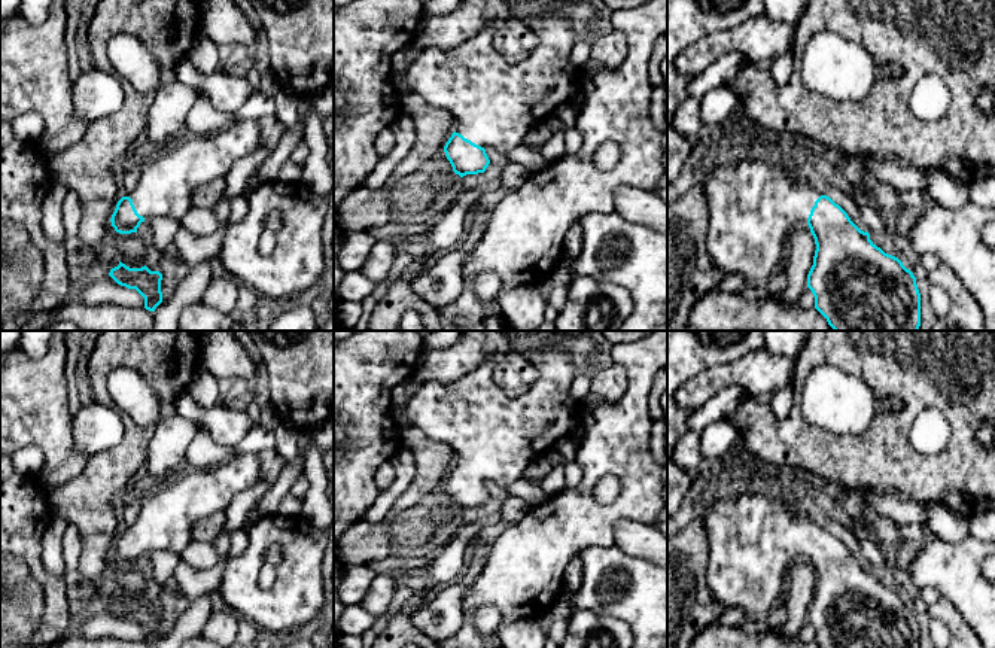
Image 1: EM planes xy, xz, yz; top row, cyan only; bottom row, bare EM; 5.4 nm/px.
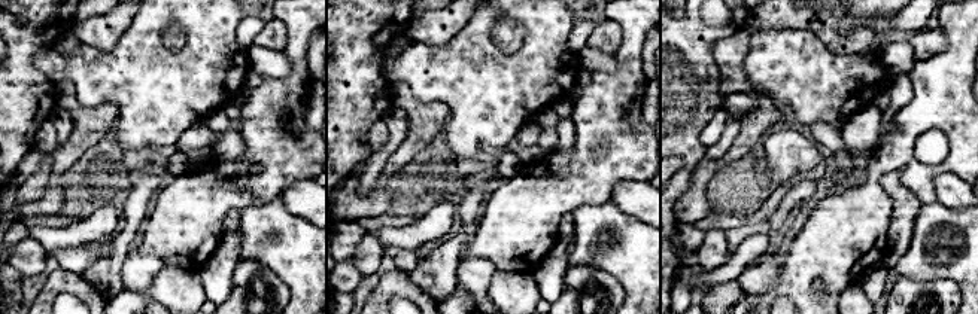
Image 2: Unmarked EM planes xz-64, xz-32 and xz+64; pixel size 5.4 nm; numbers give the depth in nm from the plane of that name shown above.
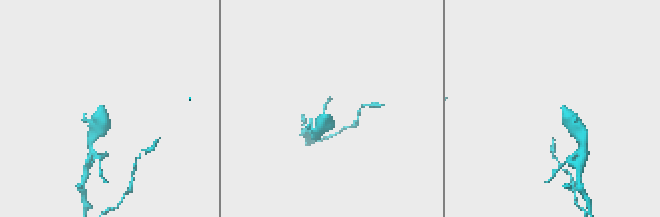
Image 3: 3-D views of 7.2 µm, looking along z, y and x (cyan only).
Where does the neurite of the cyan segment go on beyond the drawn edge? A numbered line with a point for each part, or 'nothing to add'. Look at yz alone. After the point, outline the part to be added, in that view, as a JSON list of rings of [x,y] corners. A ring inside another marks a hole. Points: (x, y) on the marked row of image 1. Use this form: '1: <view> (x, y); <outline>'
1: yz (754, 206); [[[758,158],[742,159],[736,164],[722,162],[715,167],[700,185],[709,207],[709,226],[706,231],[706,250],[716,268],[724,274],[740,274],[746,285],[764,285],[779,268],[782,246],[789,234],[807,223],[815,201],[822,195],[813,189],[806,176],[792,176],[778,162]]]

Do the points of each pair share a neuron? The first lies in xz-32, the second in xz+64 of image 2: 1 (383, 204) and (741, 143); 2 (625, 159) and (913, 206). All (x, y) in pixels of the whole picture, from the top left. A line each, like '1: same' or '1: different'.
1: same
2: different

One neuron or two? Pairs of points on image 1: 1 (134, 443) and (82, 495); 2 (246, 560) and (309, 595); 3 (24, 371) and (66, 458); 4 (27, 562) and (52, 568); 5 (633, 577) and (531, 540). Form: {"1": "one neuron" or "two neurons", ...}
{"1": "one neuron", "2": "one neuron", "3": "one neuron", "4": "two neurons", "5": "two neurons"}

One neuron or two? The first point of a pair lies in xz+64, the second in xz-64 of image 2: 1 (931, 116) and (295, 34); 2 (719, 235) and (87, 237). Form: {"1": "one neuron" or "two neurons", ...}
{"1": "one neuron", "2": "two neurons"}

